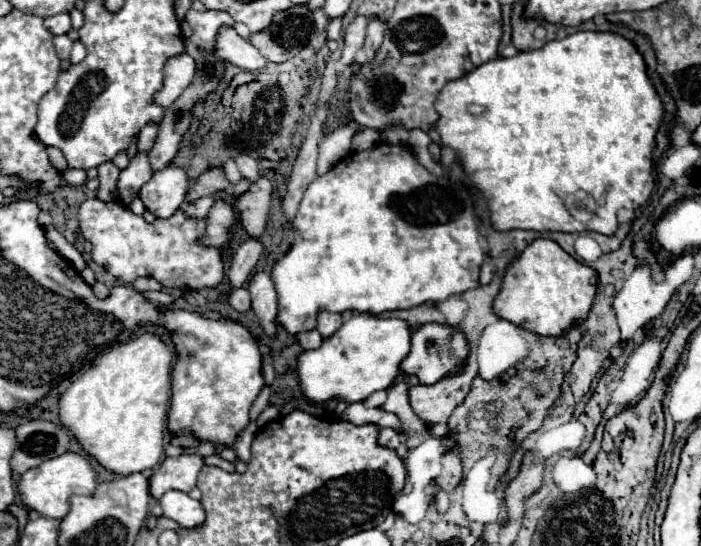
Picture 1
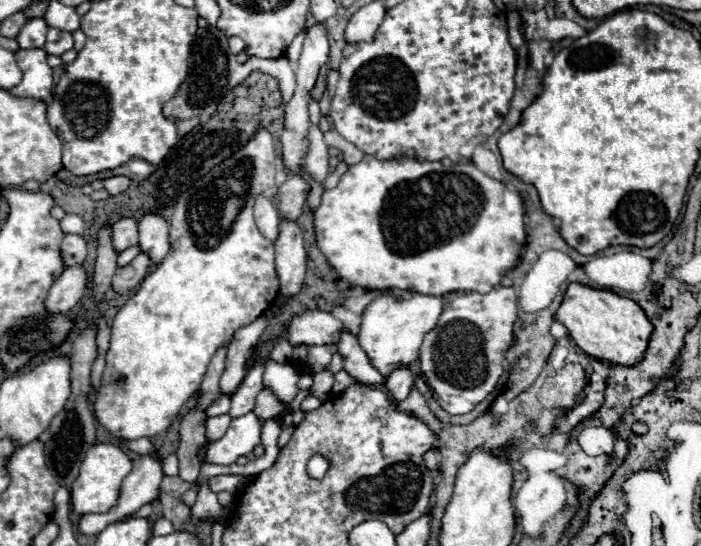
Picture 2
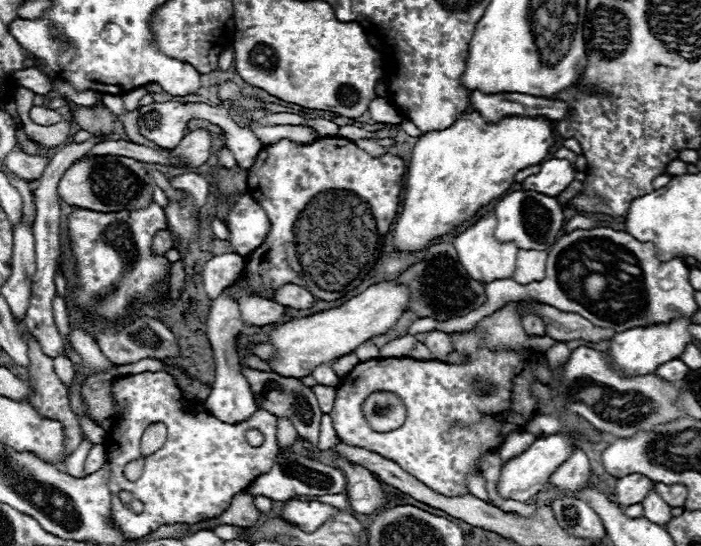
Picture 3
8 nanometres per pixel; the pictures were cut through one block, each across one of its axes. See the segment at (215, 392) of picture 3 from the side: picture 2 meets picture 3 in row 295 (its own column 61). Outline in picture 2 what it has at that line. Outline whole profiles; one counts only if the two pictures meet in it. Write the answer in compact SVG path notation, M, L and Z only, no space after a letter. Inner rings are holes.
M66 214L62 220L60 220L60 226L64 232L70 232L70 234L84 234L84 222L80 216L76 214Z

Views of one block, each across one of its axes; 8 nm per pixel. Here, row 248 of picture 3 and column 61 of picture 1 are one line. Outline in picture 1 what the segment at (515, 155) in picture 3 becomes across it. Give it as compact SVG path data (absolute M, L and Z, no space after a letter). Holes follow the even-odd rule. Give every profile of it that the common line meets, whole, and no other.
M142 332L128 342L114 344L97 356L91 367L62 394L60 422L110 472L126 476L156 468L164 458L172 360L172 346L156 332Z

